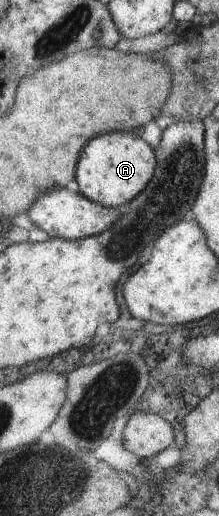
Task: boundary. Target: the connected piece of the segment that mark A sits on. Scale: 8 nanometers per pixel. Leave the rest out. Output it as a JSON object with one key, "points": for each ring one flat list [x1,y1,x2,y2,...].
{"points":[[109,131,91,138,82,149,75,168,79,192,92,202,120,209,140,194,154,174,155,152,134,131]]}

